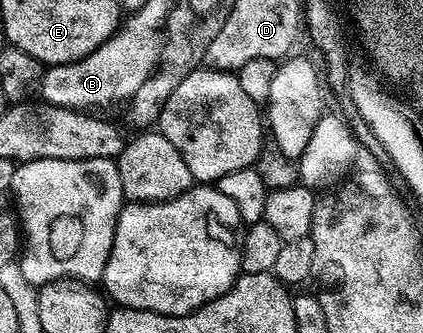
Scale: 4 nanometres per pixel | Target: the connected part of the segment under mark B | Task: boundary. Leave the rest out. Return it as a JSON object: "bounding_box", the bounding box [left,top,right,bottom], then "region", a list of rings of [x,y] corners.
{"bounding_box":[39,21,163,112],"region":[[[122,21],[123,32],[119,36],[114,34],[95,52],[91,52],[86,58],[80,58],[77,62],[68,62],[62,66],[50,66],[41,75],[39,83],[39,94],[42,94],[44,101],[50,106],[61,106],[63,109],[80,110],[84,112],[101,112],[99,110],[109,110],[112,106],[117,106],[120,102],[128,103],[143,88],[143,84],[155,73],[160,61],[163,49],[163,31],[159,28],[147,30],[145,32],[133,32],[127,30],[129,23]]]}

